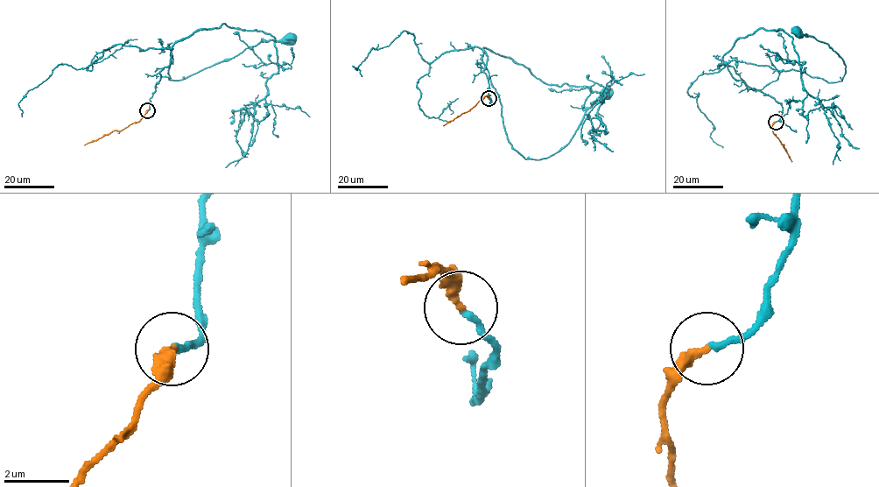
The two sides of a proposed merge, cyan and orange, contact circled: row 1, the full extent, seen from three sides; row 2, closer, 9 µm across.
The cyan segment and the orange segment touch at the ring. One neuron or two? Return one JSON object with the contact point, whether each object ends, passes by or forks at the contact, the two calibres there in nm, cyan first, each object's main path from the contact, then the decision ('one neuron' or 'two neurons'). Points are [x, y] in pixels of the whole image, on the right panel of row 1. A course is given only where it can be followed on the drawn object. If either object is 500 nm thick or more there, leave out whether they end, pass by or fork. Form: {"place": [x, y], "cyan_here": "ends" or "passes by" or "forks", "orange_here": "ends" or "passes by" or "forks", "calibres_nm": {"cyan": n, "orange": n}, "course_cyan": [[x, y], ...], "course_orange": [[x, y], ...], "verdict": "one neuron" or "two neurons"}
{"place": [776, 122], "cyan_here": "ends", "orange_here": "ends", "calibres_nm": {"cyan": 200, "orange": 320}, "course_cyan": [[776, 121], [781, 105], [734, 79], [727, 64], [842, 80], [842, 58], [797, 31]], "course_orange": [[776, 121], [772, 129], [784, 144], [791, 162]], "verdict": "one neuron"}

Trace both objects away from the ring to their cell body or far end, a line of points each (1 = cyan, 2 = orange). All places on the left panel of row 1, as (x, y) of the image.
1: (147, 109), (160, 72), (168, 66), (168, 46), (172, 62), (167, 74), (178, 81), (258, 43), (290, 38)
2: (147, 109), (138, 122), (84, 145)

